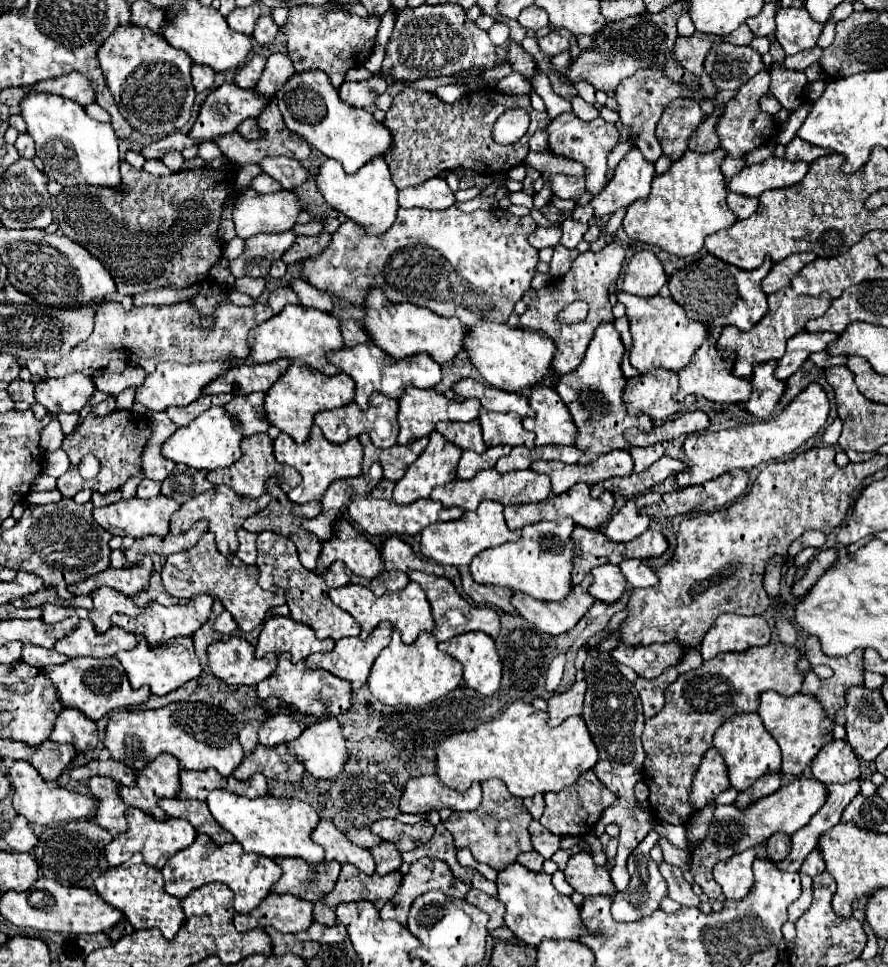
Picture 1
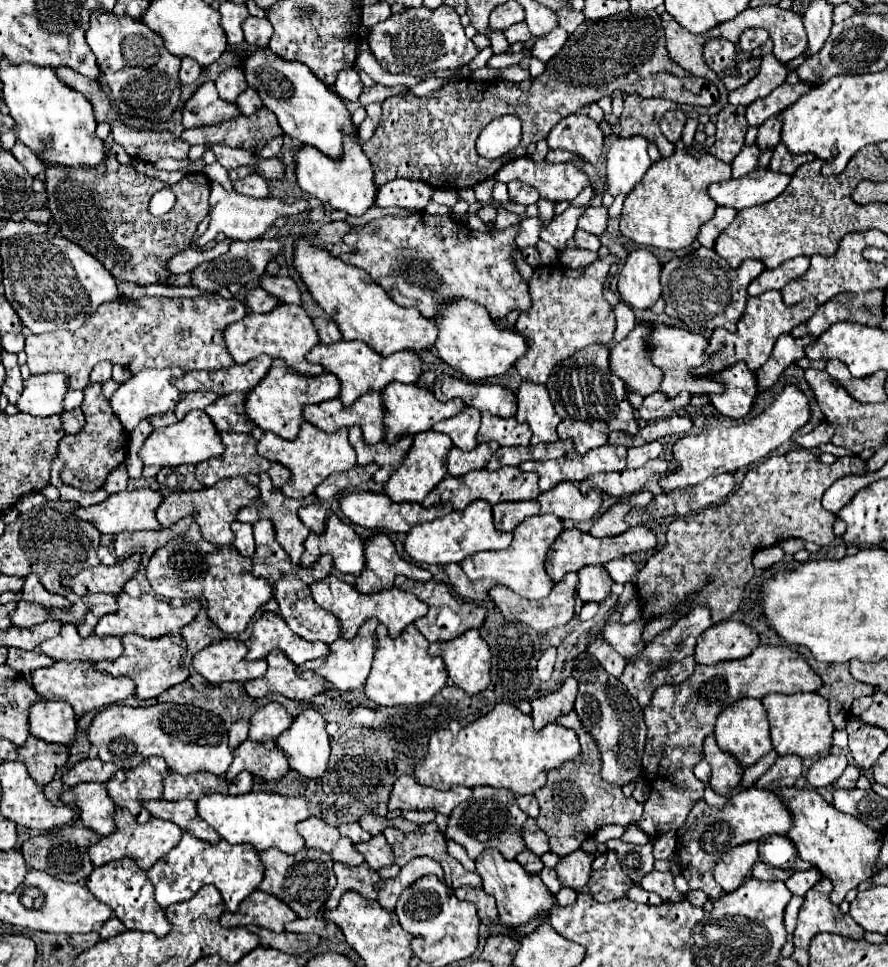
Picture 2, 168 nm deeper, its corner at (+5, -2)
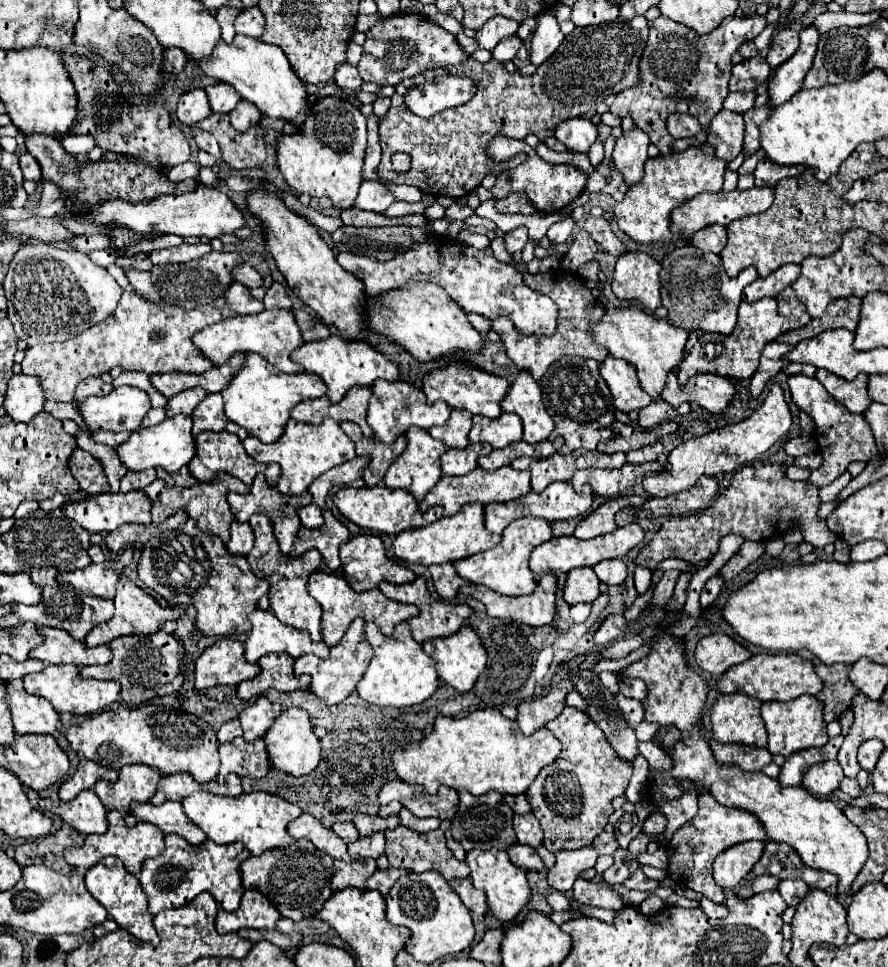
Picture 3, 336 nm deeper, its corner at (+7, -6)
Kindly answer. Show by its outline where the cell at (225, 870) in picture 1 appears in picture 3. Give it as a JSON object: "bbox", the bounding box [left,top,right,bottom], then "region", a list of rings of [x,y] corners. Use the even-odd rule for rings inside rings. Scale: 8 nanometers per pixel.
{"bbox":[139,834,251,914],"region":[[[167,834],[165,852],[153,860],[147,860],[139,876],[141,888],[149,898],[149,912],[159,914],[161,910],[167,910],[167,908],[179,908],[191,902],[201,892],[211,892],[223,910],[227,912],[237,910],[243,896],[239,866],[249,856],[251,852],[245,848],[241,848],[241,854],[239,854],[235,844],[223,846],[223,844],[215,844],[213,840],[205,840],[201,846],[191,846],[181,836]],[[175,872],[183,876],[177,876],[175,880]]]}

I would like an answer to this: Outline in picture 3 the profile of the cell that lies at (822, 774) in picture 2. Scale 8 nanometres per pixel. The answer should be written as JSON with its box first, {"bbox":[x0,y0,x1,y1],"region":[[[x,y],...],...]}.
{"bbox":[803,760,843,796],"region":[[[837,760],[821,762],[821,764],[815,764],[813,768],[809,768],[809,772],[803,776],[803,786],[811,794],[825,796],[825,794],[831,794],[837,790],[841,778],[843,778],[843,770]]]}

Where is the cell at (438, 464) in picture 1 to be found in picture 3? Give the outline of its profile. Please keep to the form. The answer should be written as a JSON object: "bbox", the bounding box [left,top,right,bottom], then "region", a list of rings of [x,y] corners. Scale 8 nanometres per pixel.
{"bbox":[383,428,447,502],"region":[[[409,428],[407,430],[407,448],[405,452],[389,466],[383,482],[387,488],[391,490],[407,490],[413,494],[413,498],[417,502],[421,502],[425,498],[425,494],[439,482],[441,478],[441,454],[447,450],[445,444],[441,444],[441,440],[435,440],[433,436],[429,436],[427,430],[421,430],[421,428]]]}

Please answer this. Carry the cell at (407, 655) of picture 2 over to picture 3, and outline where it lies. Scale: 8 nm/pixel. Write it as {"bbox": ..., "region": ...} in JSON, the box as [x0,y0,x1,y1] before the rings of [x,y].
{"bbox":[357,622,439,708],"region":[[[401,622],[395,626],[393,636],[383,636],[381,630],[373,624],[365,624],[365,636],[373,646],[373,660],[363,674],[361,682],[357,684],[357,692],[363,700],[375,706],[391,706],[391,708],[405,708],[413,704],[425,702],[439,686],[439,676],[435,672],[435,660],[427,656],[419,642],[413,640],[409,632],[409,624]]]}

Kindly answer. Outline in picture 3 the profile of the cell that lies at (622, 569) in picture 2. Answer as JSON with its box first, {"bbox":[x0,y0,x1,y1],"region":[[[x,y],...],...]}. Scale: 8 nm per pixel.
{"bbox":[593,560,627,584],"region":[[[603,560],[593,566],[595,574],[603,584],[621,584],[627,578],[627,566],[623,560]]]}

